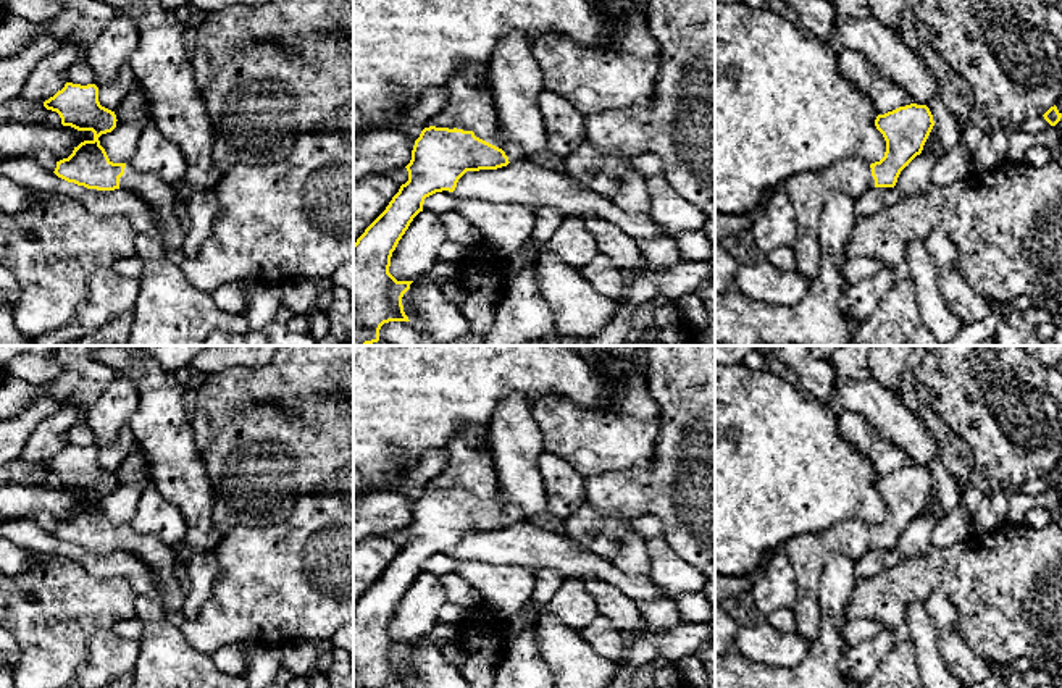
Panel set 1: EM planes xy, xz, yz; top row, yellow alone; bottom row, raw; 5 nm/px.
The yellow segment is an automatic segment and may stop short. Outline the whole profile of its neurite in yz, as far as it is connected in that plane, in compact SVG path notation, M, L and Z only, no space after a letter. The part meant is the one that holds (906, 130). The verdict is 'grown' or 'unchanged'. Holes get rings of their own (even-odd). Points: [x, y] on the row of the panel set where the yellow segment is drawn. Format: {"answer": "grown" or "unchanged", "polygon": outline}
{"answer": "grown", "polygon": "M910 103L878 115L875 126L886 141L880 162L867 165L844 157L820 171L792 174L783 184L797 216L794 260L797 270L810 279L822 266L818 229L828 195L842 192L855 200L868 189L894 187L901 171L922 153L934 121L926 105Z"}

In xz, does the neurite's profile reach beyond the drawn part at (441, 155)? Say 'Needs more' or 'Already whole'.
Needs more

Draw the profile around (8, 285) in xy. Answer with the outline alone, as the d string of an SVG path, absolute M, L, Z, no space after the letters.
M0 266L0 291L5 294L6 300L13 307L16 305L16 302L21 297L21 289L19 289L19 284L18 284L16 278L5 266Z

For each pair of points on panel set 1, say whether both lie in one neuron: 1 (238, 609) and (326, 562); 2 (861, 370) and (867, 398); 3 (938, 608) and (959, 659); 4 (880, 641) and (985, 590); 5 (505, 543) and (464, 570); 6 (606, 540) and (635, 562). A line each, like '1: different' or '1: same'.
1: same
2: different
3: same
4: different
5: different
6: same

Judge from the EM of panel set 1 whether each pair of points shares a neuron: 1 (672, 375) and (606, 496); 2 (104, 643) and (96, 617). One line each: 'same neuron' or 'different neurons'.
1: same neuron
2: different neurons

